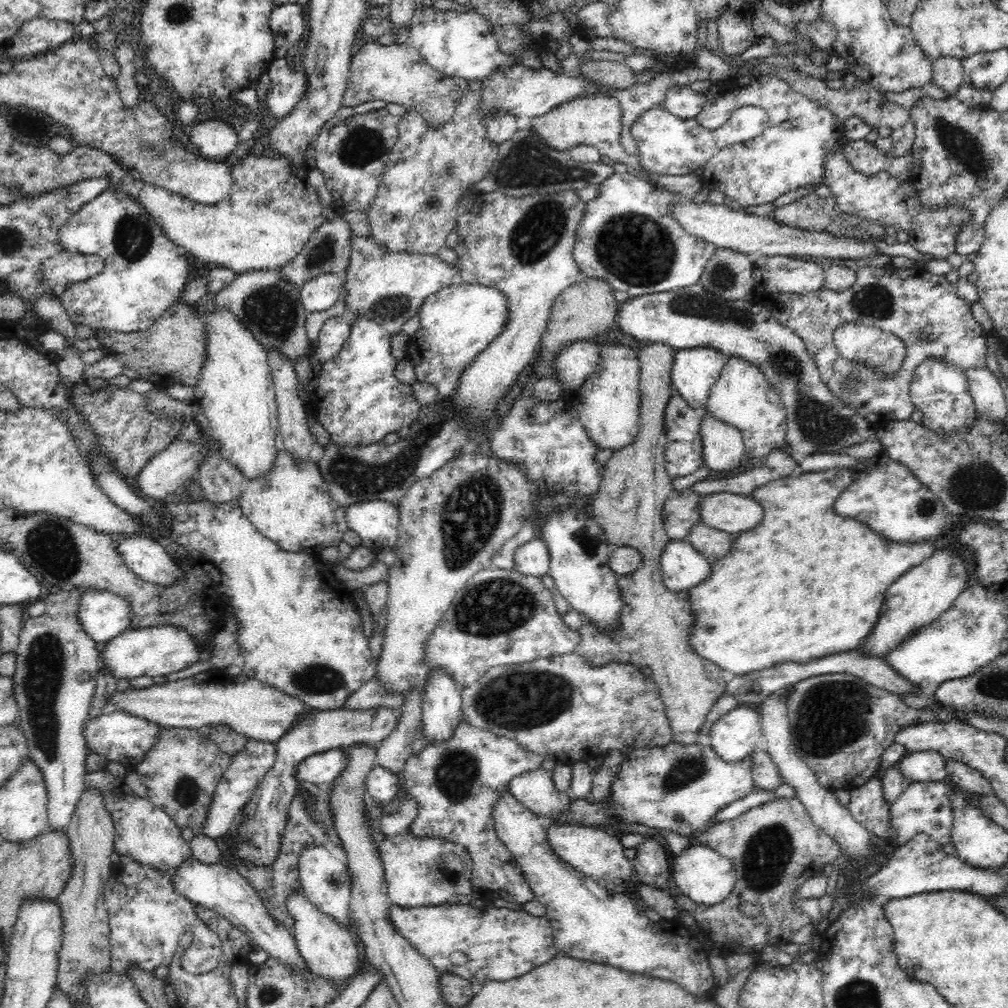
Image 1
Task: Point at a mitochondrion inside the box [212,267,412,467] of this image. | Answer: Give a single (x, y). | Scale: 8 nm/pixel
(271, 311)

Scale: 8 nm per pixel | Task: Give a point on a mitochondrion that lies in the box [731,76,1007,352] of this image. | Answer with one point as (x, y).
(966, 149)

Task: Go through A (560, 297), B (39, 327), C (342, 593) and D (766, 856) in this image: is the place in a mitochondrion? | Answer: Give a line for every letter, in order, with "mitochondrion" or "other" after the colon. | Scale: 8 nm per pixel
A: other
B: other
C: other
D: mitochondrion

